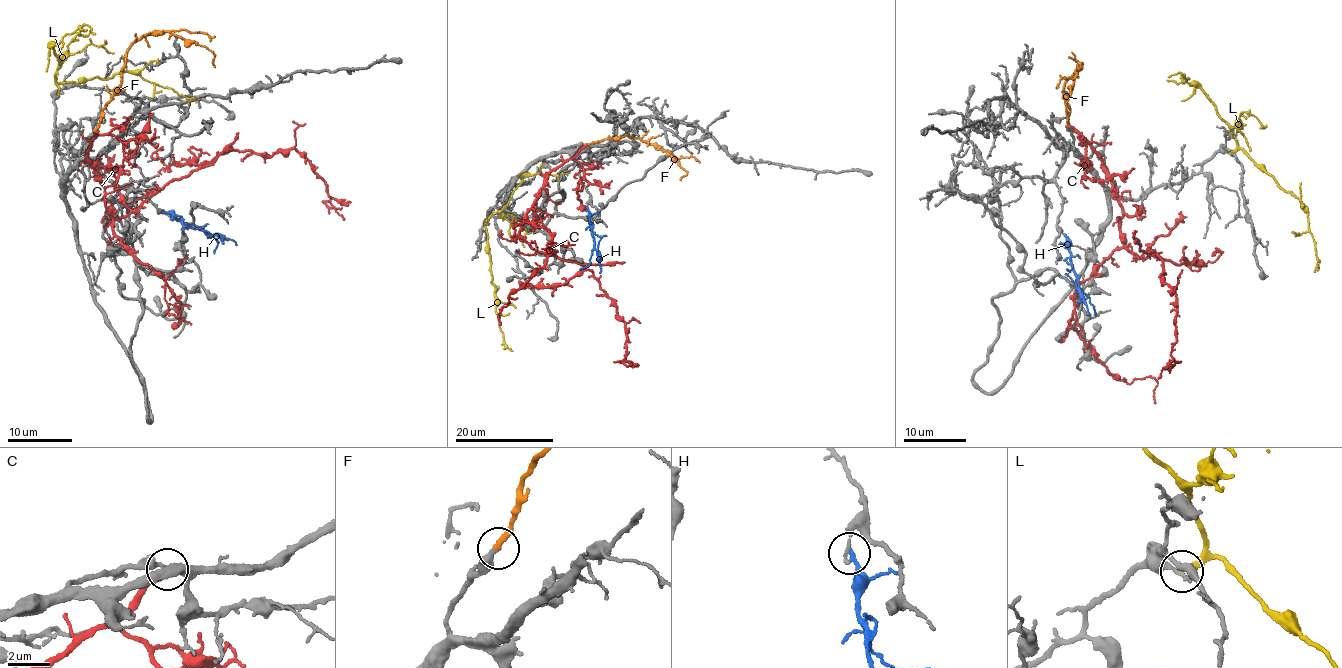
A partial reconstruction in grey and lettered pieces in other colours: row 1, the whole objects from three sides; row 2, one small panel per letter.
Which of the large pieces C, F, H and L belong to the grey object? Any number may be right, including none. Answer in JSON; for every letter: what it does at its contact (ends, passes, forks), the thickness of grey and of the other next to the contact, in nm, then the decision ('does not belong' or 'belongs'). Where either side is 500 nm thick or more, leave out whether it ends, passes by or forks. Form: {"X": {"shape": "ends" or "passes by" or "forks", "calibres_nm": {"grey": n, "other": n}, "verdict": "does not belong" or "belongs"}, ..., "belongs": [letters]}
{"C": {"shape": "ends", "calibres_nm": {"grey": 280, "other": 360}, "verdict": "does not belong"}, "F": {"shape": "ends", "calibres_nm": {"grey": 320, "other": 280}, "verdict": "belongs"}, "H": {"shape": "ends", "calibres_nm": {"grey": 140, "other": 240}, "verdict": "does not belong"}, "L": {"shape": "ends", "calibres_nm": {"grey": 280, "other": 180}, "verdict": "does not belong"}, "belongs": ["F"]}

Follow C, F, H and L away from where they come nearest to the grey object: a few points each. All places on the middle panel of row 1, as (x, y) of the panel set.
C: (584, 145), (546, 177), (520, 230), (531, 248), (592, 271), (624, 322), (627, 353), (621, 360), (630, 364)
F: (584, 145), (626, 134), (662, 148), (679, 161), (687, 175), (681, 180)
H: (587, 208), (594, 245), (588, 265), (579, 269)
L: (486, 221), (484, 227), (495, 303), (503, 341), (512, 351)

